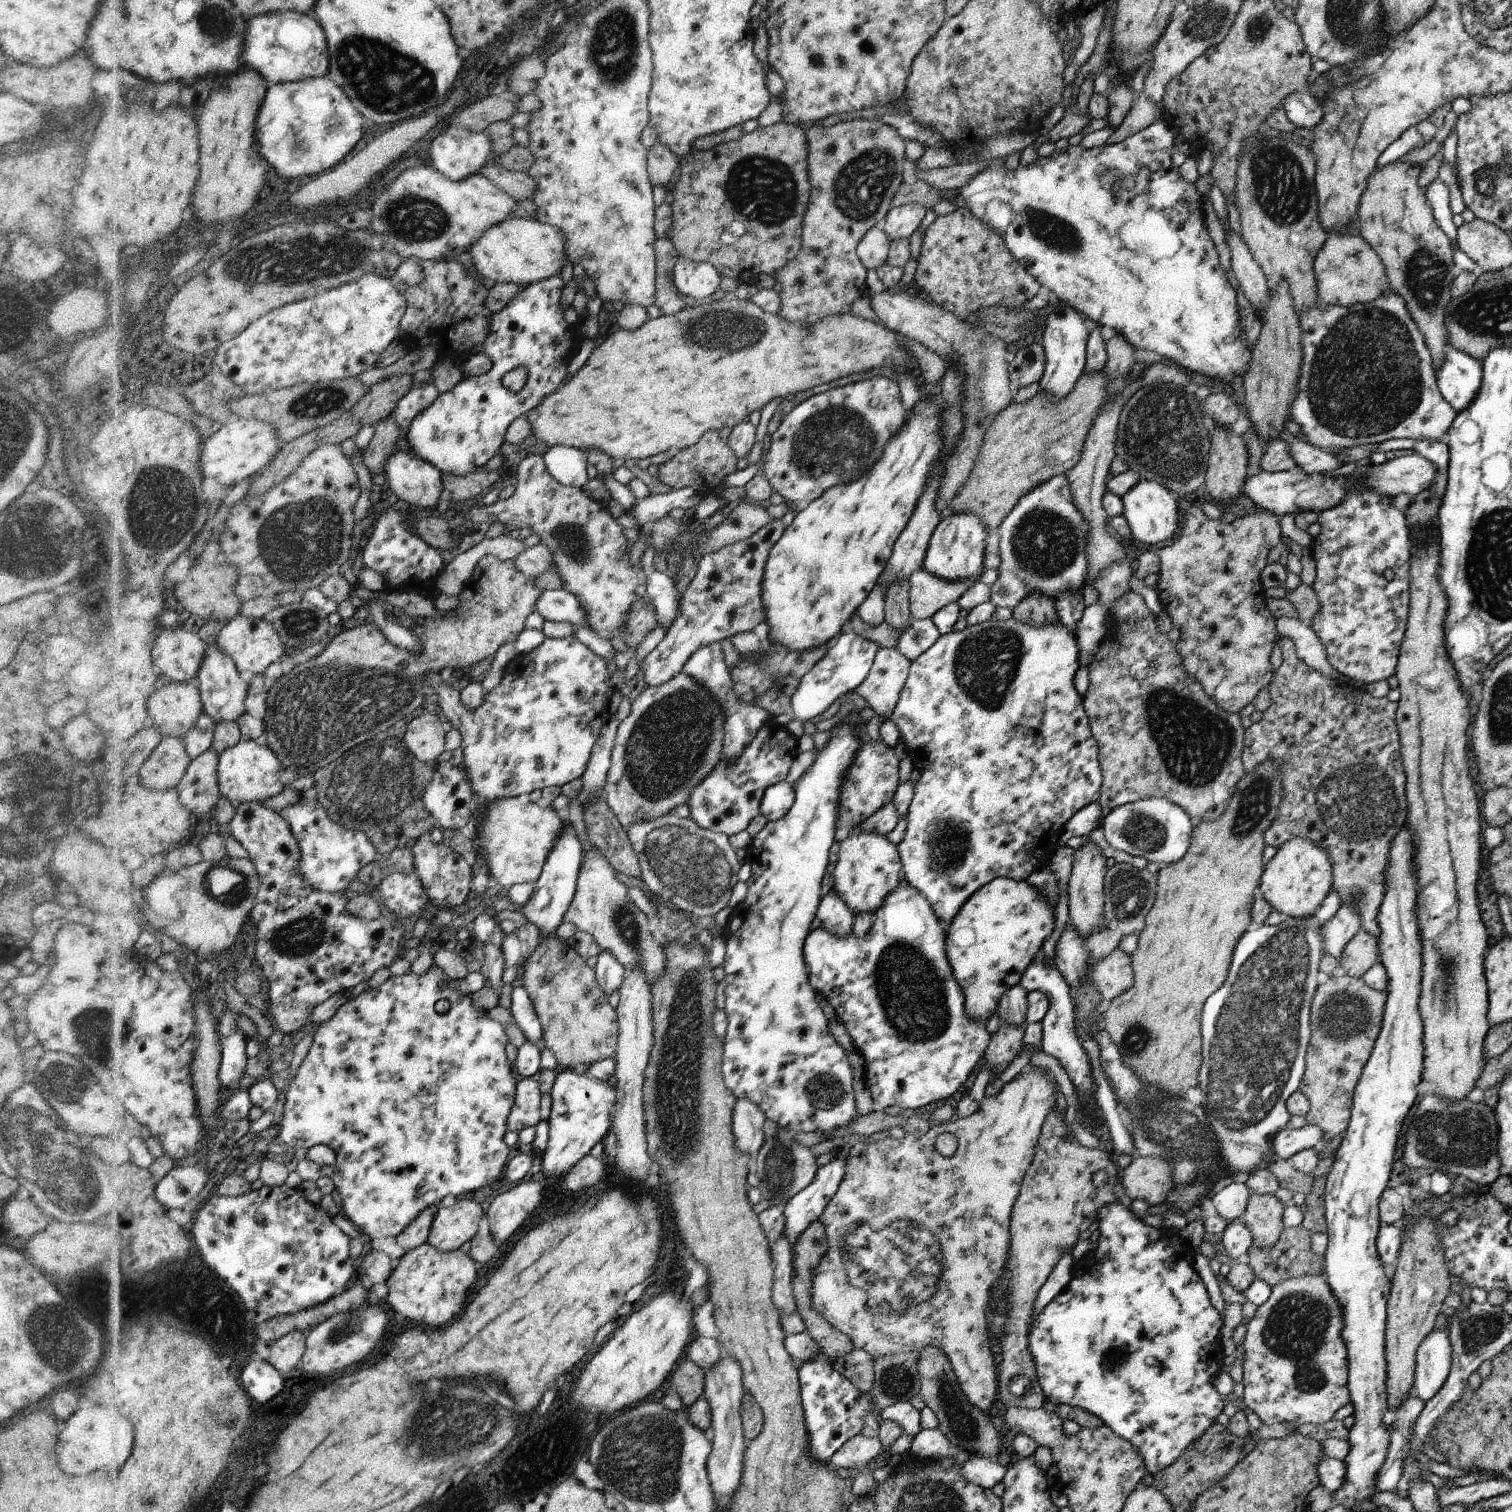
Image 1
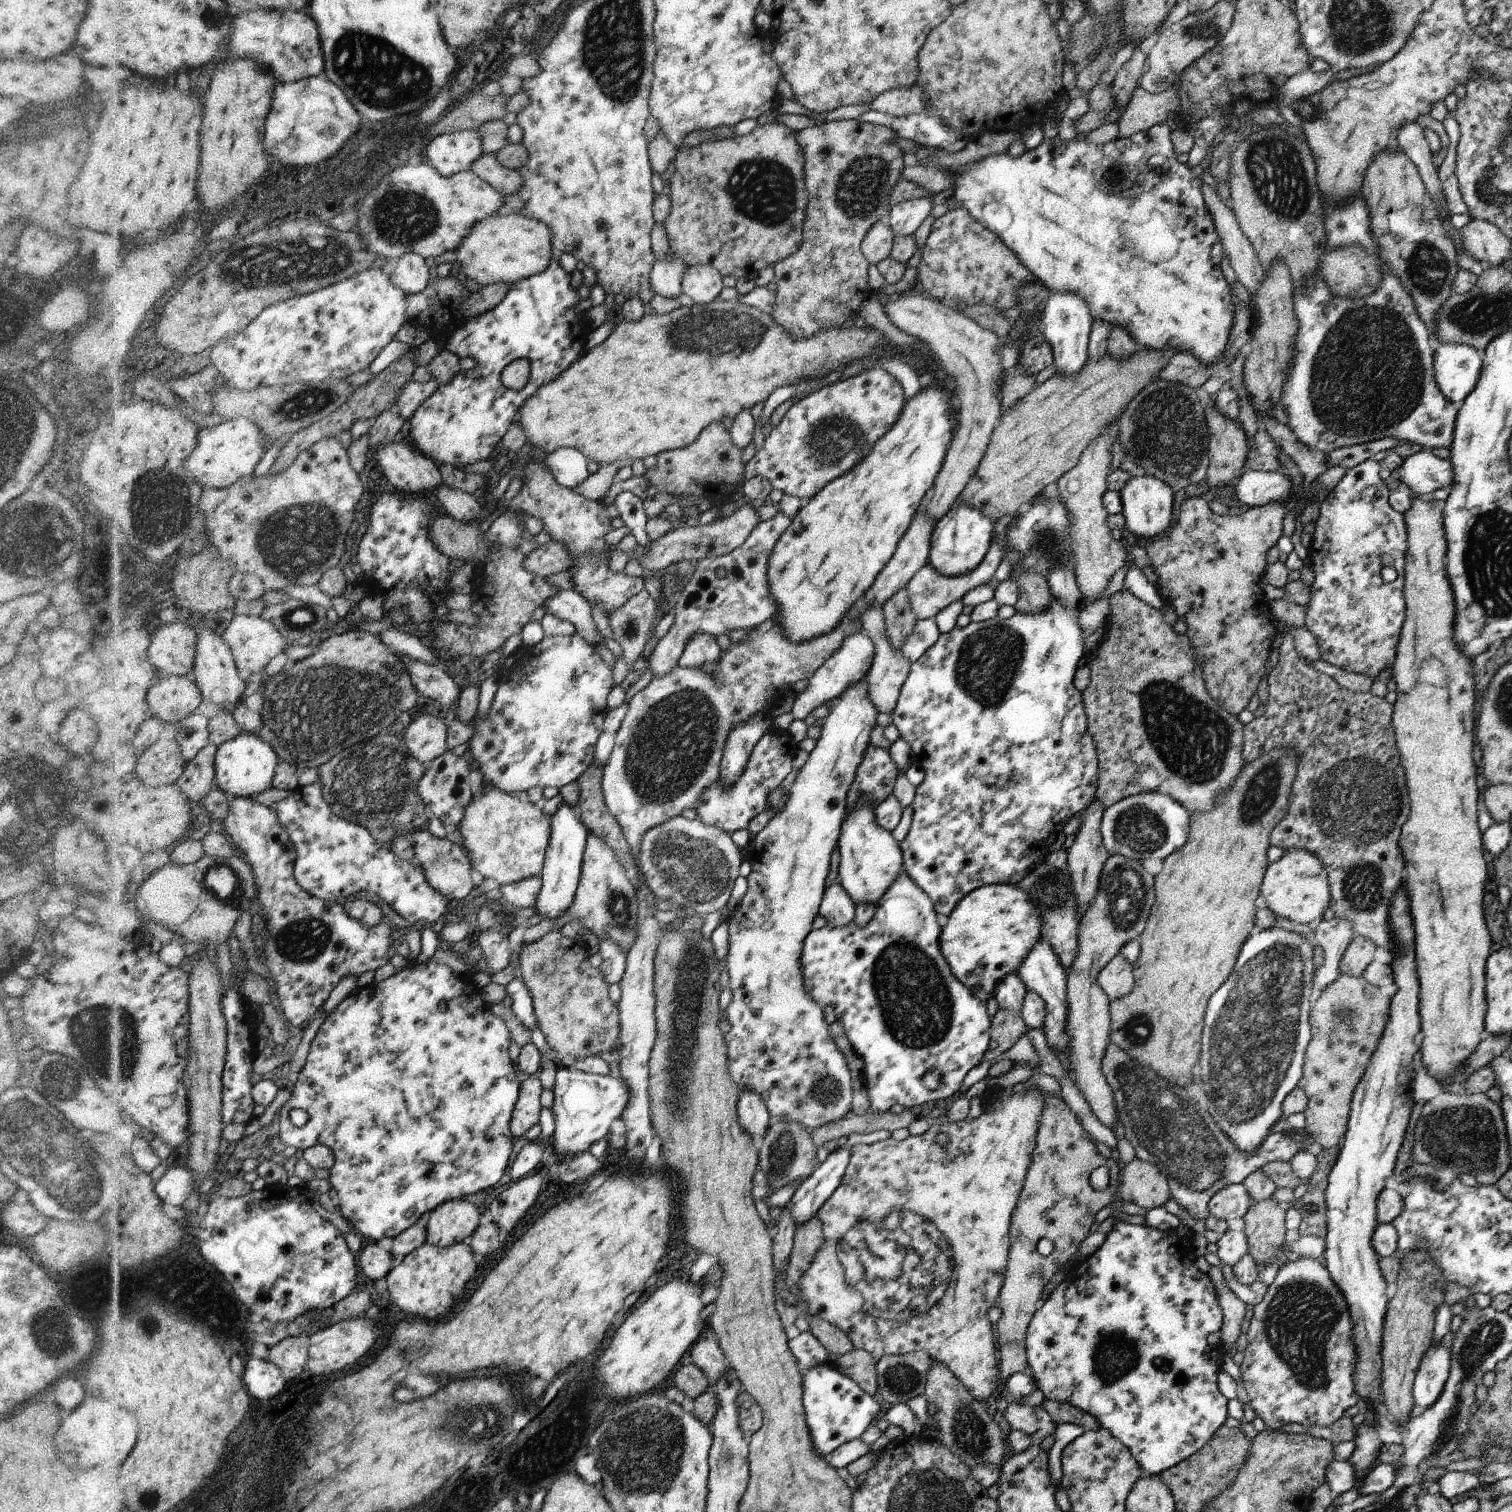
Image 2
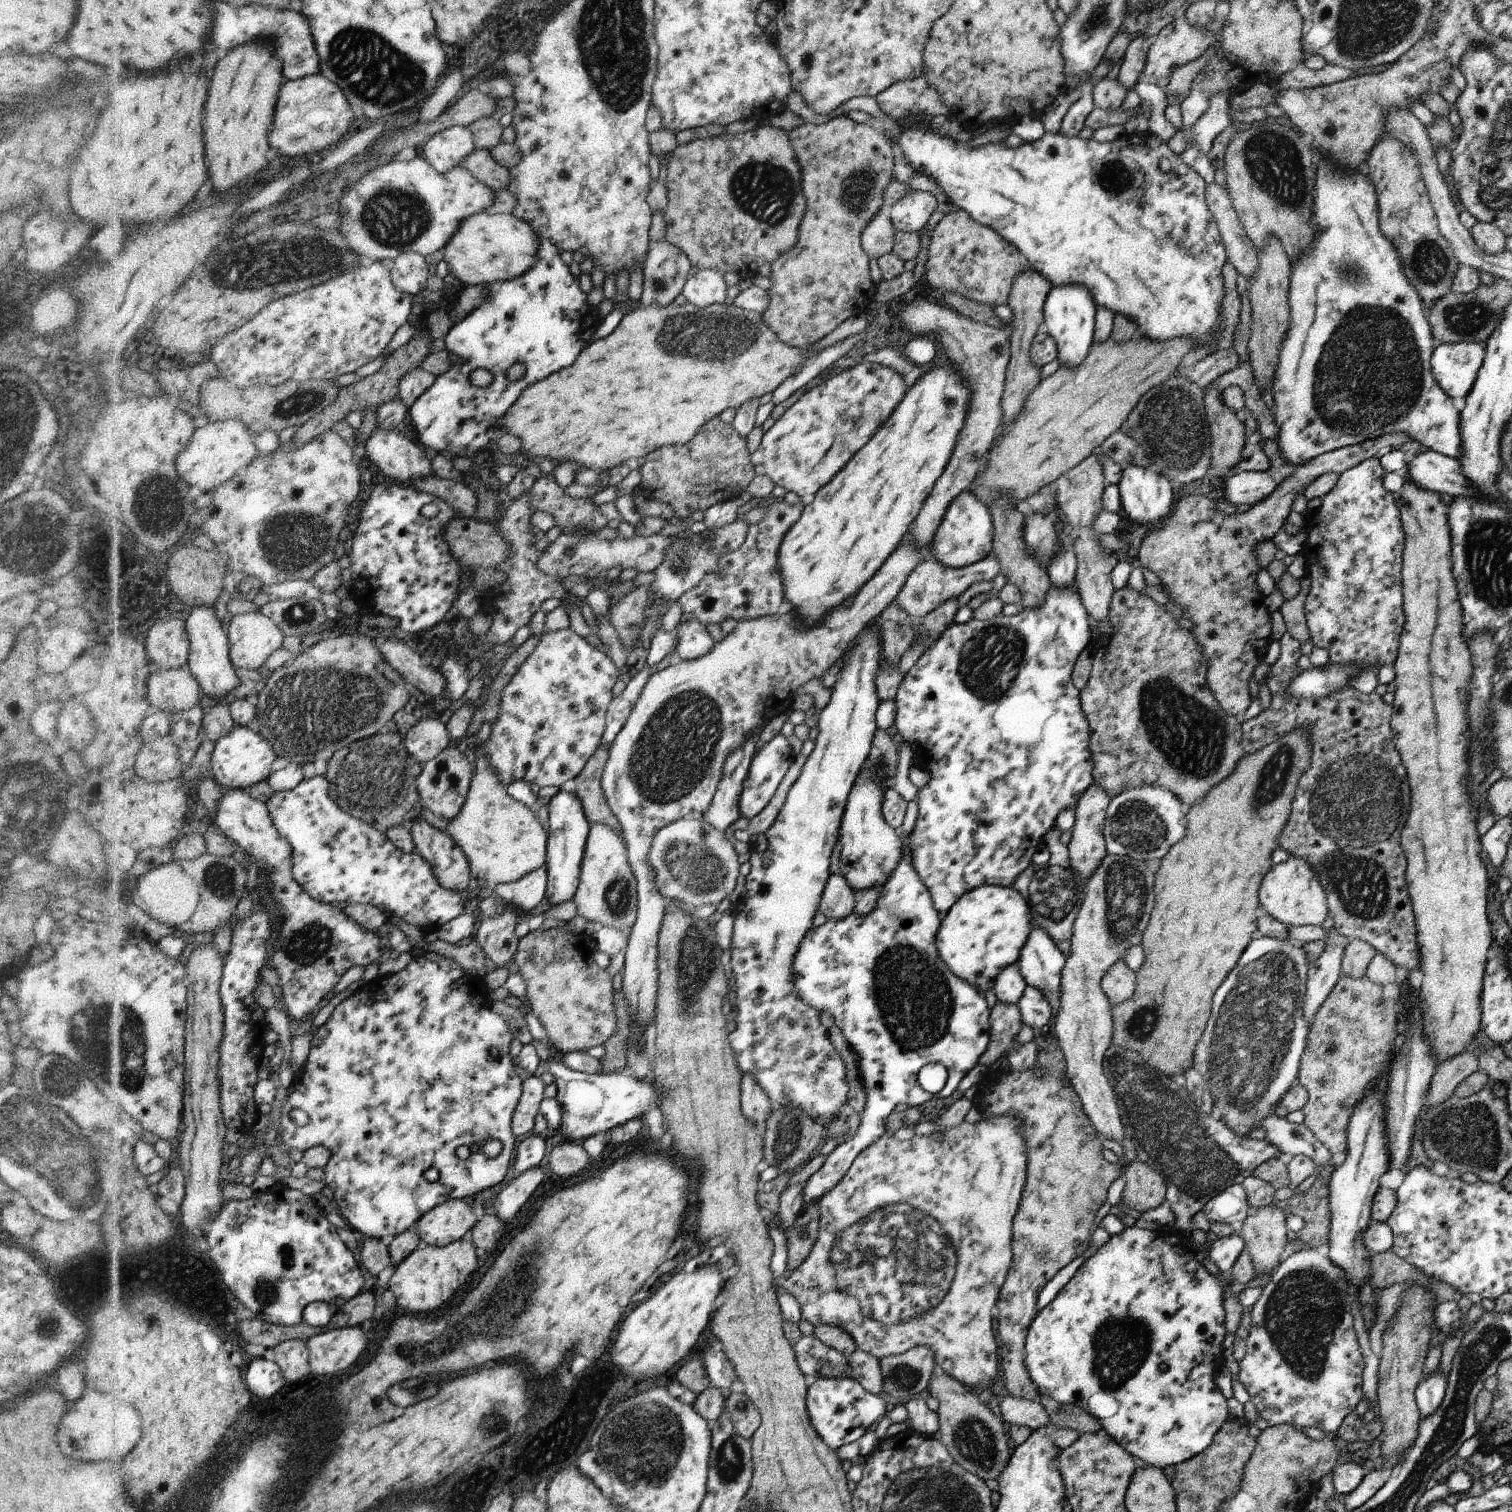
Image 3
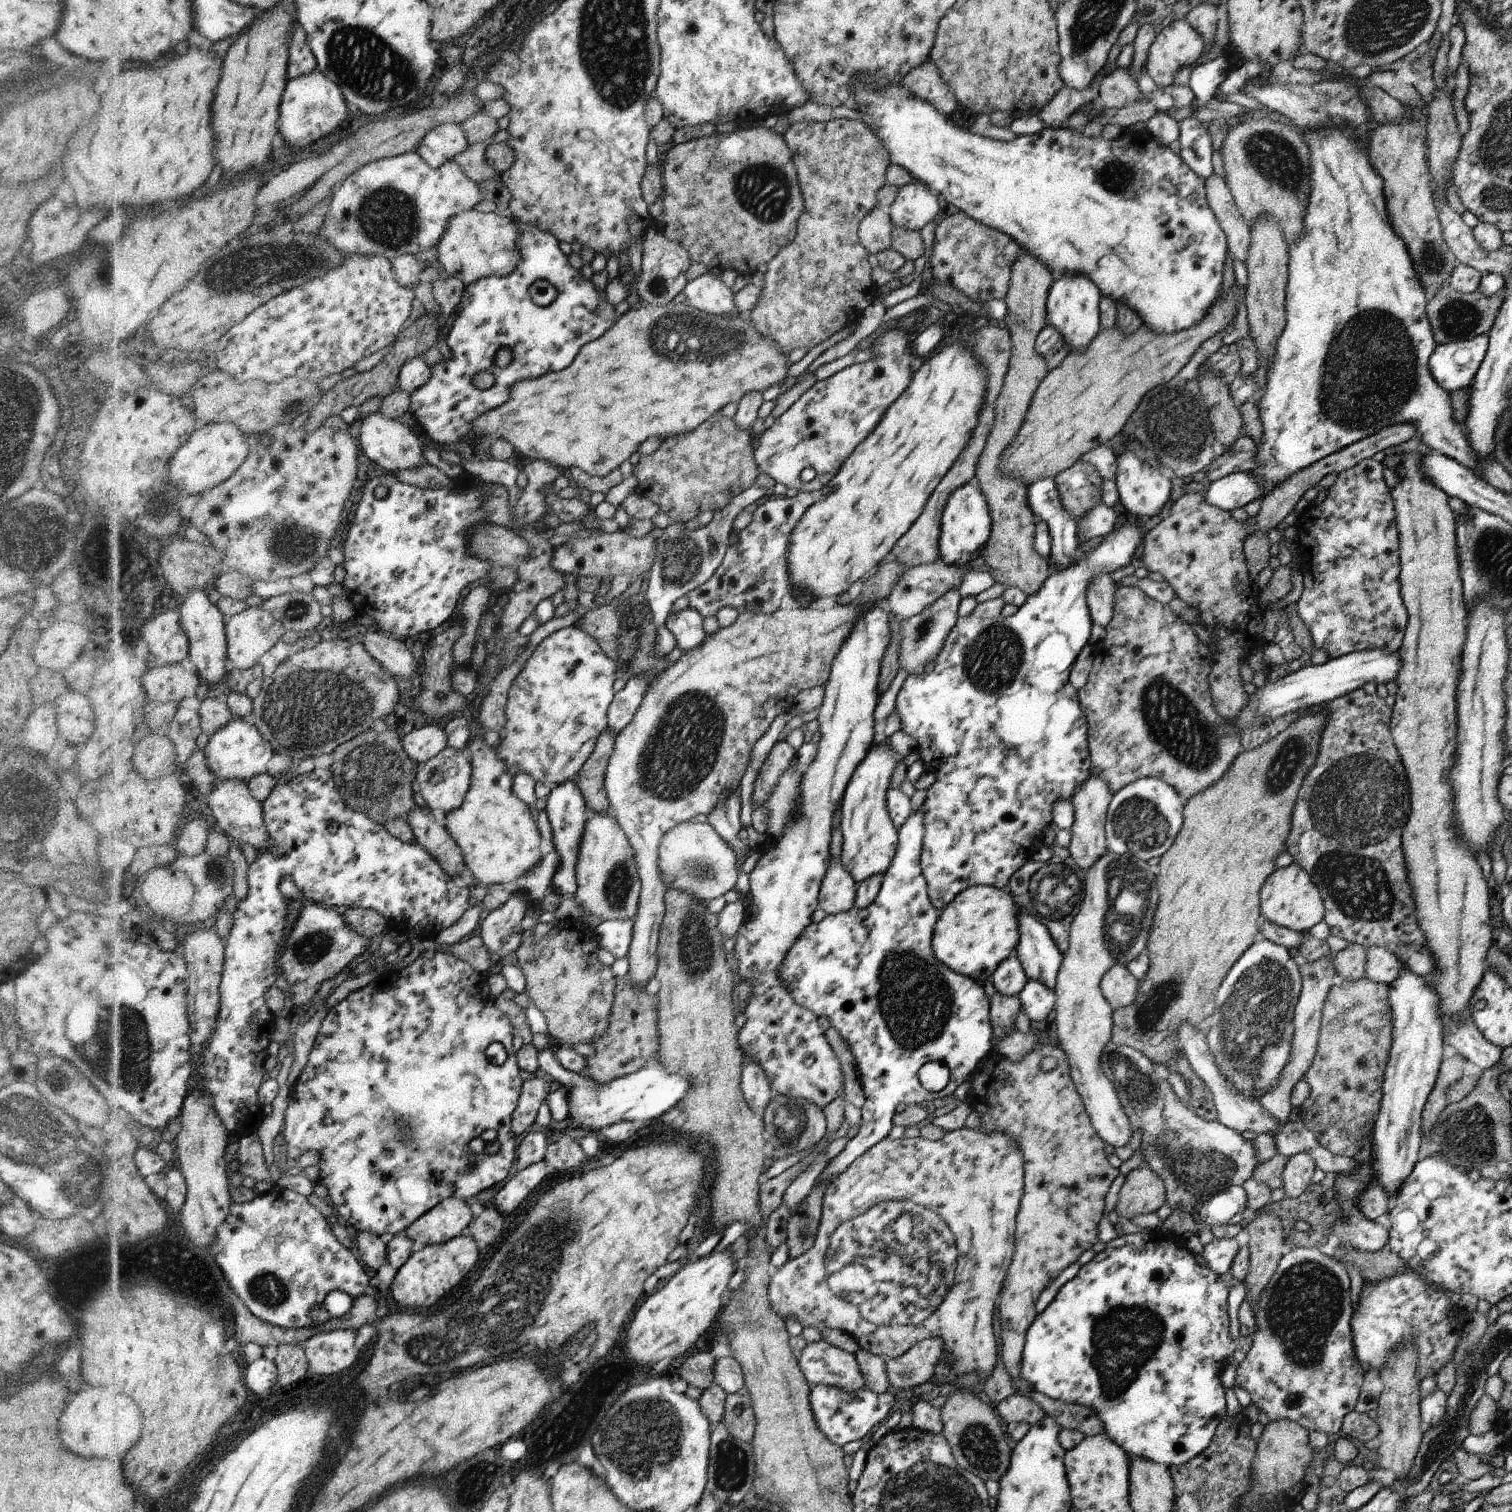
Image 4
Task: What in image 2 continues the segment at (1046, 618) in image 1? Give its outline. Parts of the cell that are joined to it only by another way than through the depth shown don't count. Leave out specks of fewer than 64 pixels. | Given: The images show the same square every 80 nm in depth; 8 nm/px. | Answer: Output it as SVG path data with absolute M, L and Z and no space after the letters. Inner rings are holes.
M1018 572L1018 584L1022 588L1022 600L1015 602L1017 613L1039 615L1053 604L1053 593L1042 572Z

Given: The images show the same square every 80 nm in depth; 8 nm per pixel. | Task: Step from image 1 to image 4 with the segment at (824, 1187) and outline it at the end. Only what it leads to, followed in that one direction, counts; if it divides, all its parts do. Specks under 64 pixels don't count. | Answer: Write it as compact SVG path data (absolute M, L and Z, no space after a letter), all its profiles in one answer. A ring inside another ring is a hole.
M921 807L918 811L910 814L906 822L898 828L898 852L896 852L896 856L889 870L886 871L883 876L879 893L874 899L874 902L864 910L860 910L854 906L848 912L827 915L826 918L819 923L810 923L809 926L805 928L805 932L802 934L801 938L794 943L794 948L790 950L782 968L780 968L781 976L779 979L782 980L782 984L785 987L789 988L791 995L794 996L794 1000L796 1000L799 1005L809 1008L818 1016L826 1016L826 1018L829 1018L831 1026L838 1029L842 1038L849 1044L865 1092L865 1103L861 1108L861 1124L859 1126L859 1132L847 1142L844 1149L837 1156L828 1161L826 1168L824 1168L818 1175L818 1181L828 1181L835 1177L838 1178L838 1176L848 1170L848 1168L850 1168L861 1155L864 1155L870 1147L873 1147L882 1139L886 1139L893 1127L893 1118L896 1114L898 1104L924 1105L926 1102L930 1102L930 1100L934 1100L935 1098L950 1096L960 1084L968 1080L979 1066L981 1060L992 1052L994 1048L992 1013L990 1012L991 1002L984 991L984 986L977 981L972 980L970 977L959 975L957 972L954 972L949 966L945 965L942 961L939 961L933 951L933 934L938 919L941 918L941 910L936 908L930 900L928 881L925 879L925 875L921 869L921 850L924 846L924 834L926 828L924 819L925 816ZM928 1061L944 1061L950 1069L951 1075L949 1083L946 1085L946 1088L940 1092L928 1092L920 1084L918 1071L920 1070L920 1067L924 1066Z

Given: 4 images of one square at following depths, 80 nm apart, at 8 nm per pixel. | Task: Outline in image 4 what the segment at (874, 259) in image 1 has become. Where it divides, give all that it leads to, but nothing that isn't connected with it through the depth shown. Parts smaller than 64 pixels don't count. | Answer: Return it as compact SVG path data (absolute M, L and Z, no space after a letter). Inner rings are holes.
M876 206L865 216L860 224L860 241L870 254L880 254L890 250L893 242L893 219L892 215L882 211Z

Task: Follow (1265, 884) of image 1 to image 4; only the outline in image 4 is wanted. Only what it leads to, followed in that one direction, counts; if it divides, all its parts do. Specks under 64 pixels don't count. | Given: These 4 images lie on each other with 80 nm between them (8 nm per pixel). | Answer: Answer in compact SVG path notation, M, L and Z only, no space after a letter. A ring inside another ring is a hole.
M1298 863L1278 868L1274 876L1266 881L1266 888L1262 889L1262 914L1264 918L1288 927L1299 933L1316 926L1325 917L1325 906L1318 887L1313 883L1307 870Z

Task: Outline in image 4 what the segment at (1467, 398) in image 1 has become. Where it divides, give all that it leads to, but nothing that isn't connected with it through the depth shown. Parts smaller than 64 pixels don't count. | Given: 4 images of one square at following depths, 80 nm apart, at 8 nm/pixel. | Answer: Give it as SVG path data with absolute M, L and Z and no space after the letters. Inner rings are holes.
M1489 333L1468 341L1452 341L1437 345L1429 358L1434 380L1446 391L1469 388L1484 360Z

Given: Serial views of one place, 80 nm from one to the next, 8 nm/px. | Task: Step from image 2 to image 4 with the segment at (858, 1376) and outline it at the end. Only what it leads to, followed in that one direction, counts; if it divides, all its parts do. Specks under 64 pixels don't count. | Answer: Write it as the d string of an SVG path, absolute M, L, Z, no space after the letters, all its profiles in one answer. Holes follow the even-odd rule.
M866 1346L860 1347L855 1352L856 1360L865 1378L865 1388L875 1393L886 1393L891 1384L886 1372L886 1358L875 1354Z

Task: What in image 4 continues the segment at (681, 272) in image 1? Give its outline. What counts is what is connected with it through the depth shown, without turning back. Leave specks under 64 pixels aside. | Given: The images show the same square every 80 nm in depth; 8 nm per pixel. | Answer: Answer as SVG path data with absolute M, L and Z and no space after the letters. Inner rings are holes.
M717 270L687 281L683 292L687 298L686 302L694 308L716 315L729 315L736 312L736 296L730 289L720 279Z

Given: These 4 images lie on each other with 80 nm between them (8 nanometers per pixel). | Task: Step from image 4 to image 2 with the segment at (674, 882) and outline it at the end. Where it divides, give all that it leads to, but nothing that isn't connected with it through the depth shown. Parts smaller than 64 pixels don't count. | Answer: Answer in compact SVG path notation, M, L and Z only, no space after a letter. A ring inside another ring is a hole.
M681 815L649 828L642 837L639 852L639 864L647 886L657 898L678 902L680 907L690 908L703 917L720 910L730 898L742 864L737 844L730 835L725 829Z

